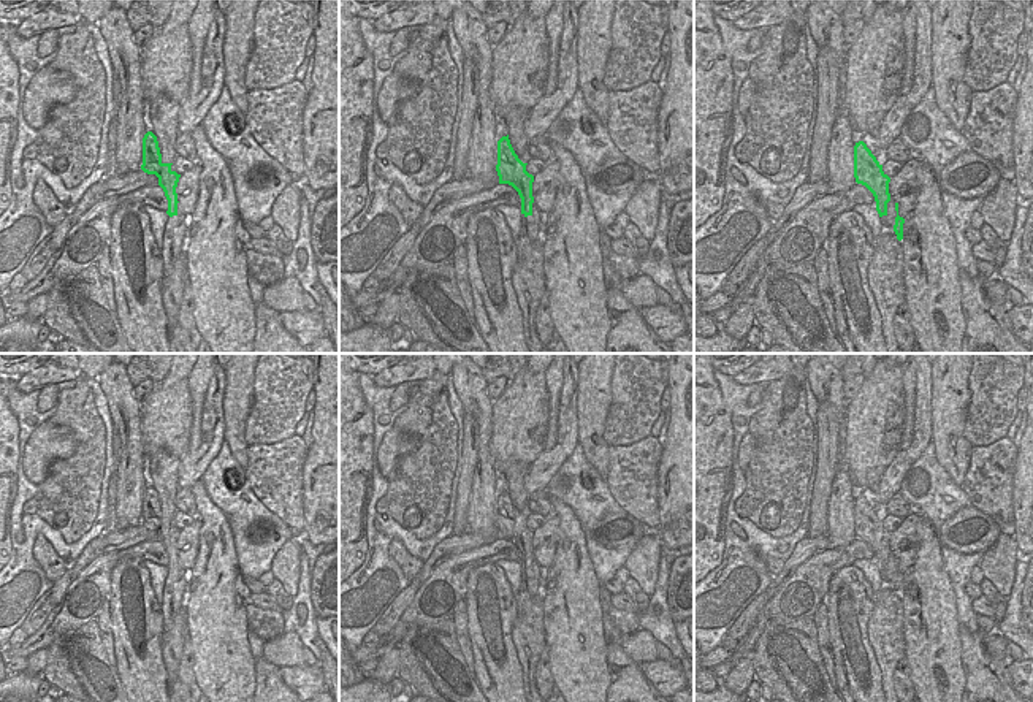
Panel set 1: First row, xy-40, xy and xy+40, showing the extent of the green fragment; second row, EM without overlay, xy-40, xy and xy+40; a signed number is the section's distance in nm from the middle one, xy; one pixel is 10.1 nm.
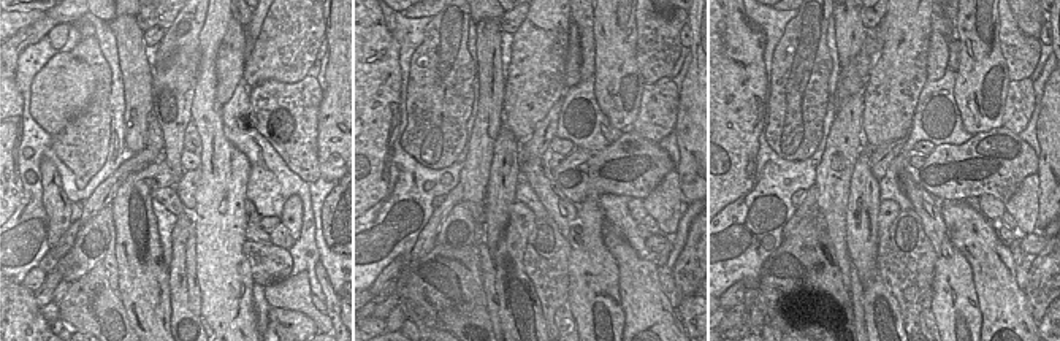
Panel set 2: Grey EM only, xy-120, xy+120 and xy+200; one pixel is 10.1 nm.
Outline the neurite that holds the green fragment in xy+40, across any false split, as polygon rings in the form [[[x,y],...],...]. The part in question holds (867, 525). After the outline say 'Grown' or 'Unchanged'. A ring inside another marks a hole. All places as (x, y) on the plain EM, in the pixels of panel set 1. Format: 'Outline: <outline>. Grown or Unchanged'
Outline: [[[863,496],[854,501],[854,532],[857,539],[865,540],[873,548],[879,572],[887,570],[890,532]]]. Unchanged.

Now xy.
Outline: [[[509,490],[497,496],[497,520],[496,526],[499,539],[512,540],[521,553],[521,569],[532,570],[532,537],[534,531],[526,526],[526,520],[515,509]]]. Unchanged.

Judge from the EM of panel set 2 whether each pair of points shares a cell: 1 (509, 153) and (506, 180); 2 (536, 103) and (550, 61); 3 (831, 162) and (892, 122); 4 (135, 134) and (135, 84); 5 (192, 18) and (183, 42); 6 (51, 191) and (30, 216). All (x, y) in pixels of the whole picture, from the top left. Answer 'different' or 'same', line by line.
1: same
2: same
3: different
4: same
5: same
6: different

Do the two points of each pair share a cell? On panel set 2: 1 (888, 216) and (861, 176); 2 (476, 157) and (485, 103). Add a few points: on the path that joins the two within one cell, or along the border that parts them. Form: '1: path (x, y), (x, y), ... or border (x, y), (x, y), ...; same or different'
1: border (881, 202), (876, 237); different
2: path (480, 145), (485, 116); same

